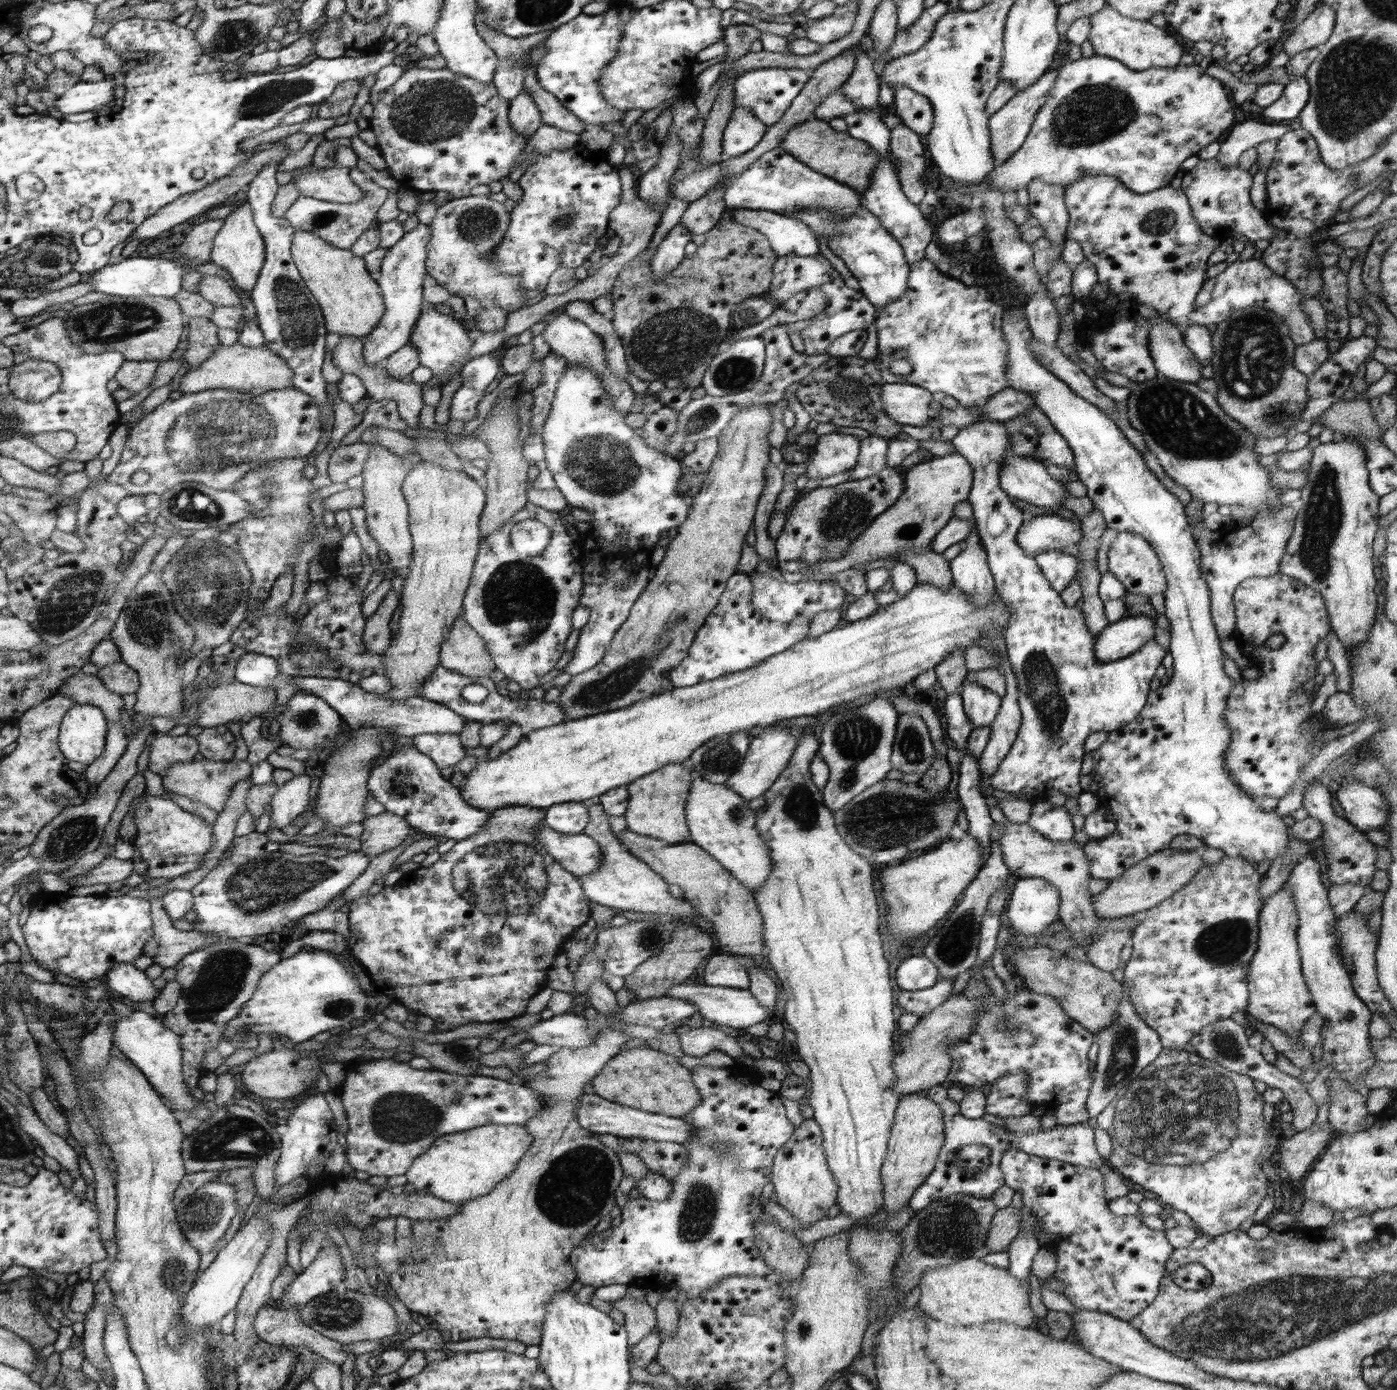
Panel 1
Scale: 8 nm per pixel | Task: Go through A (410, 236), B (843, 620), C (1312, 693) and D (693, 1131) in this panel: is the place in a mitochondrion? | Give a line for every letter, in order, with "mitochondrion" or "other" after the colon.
A: other
B: other
C: other
D: other

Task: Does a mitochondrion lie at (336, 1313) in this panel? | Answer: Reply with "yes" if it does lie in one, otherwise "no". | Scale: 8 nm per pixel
yes

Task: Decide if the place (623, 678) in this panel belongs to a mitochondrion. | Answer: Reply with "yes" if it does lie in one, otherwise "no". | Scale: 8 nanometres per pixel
yes

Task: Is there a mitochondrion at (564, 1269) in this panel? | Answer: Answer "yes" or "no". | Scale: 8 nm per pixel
no

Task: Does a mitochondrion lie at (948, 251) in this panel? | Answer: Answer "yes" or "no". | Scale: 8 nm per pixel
no

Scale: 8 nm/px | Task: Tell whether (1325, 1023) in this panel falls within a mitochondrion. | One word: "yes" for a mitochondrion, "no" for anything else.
no

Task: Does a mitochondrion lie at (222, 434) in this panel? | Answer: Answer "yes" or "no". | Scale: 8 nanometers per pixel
yes

